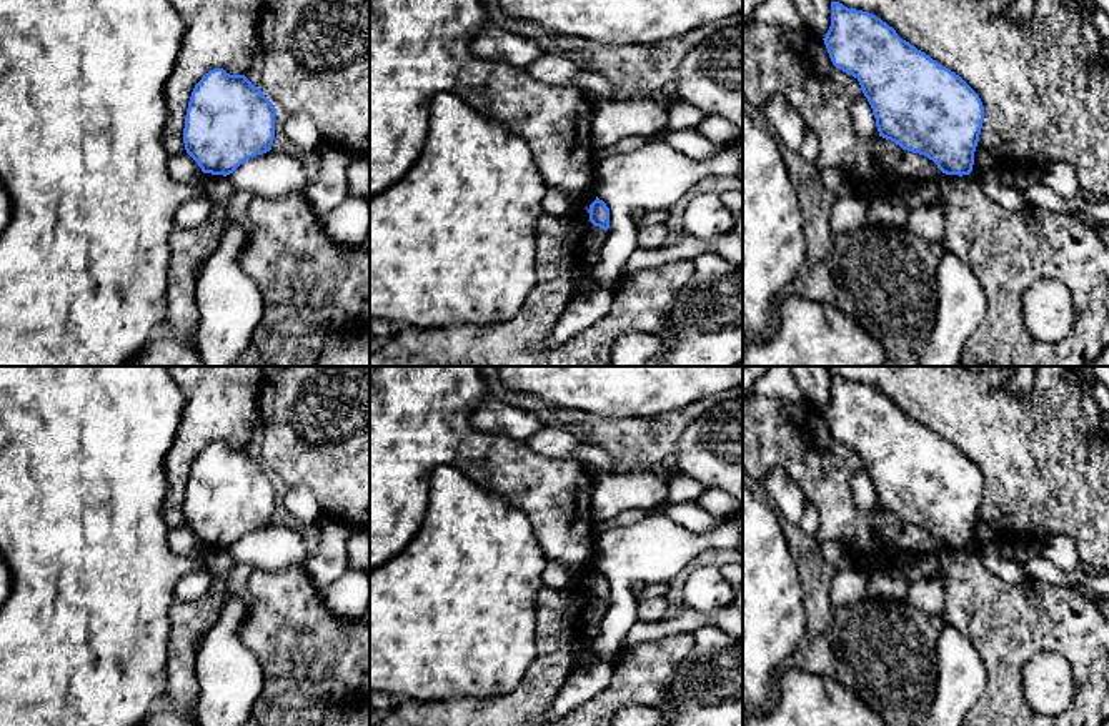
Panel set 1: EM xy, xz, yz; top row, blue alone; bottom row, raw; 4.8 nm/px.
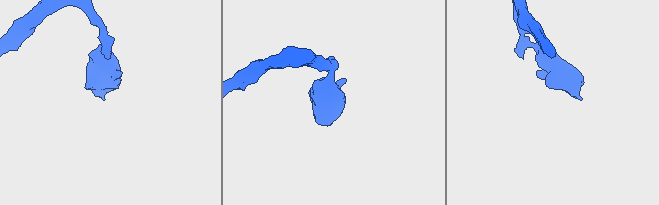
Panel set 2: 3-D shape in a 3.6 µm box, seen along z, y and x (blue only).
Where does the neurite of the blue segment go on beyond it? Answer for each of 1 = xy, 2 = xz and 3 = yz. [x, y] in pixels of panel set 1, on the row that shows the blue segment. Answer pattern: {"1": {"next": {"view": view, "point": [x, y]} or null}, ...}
{"1": {"next": null}, "2": {"next": null}, "3": {"next": null}}

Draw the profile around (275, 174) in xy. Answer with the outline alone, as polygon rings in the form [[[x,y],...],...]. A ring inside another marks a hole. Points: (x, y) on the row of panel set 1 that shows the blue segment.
[[[266,152],[241,163],[226,175],[236,190],[255,196],[280,198],[290,193],[305,193],[310,180],[300,153]]]

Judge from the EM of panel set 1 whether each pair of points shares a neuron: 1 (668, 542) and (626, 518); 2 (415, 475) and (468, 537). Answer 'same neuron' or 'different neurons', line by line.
1: different neurons
2: different neurons

